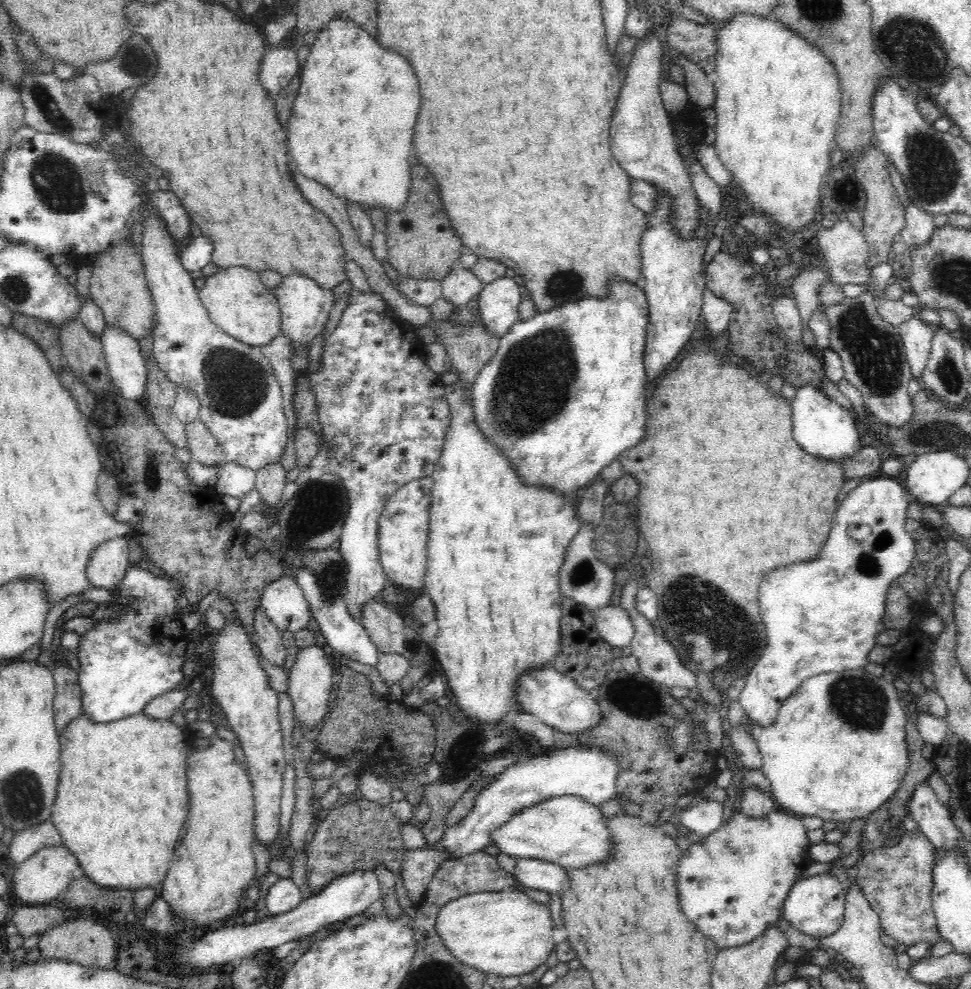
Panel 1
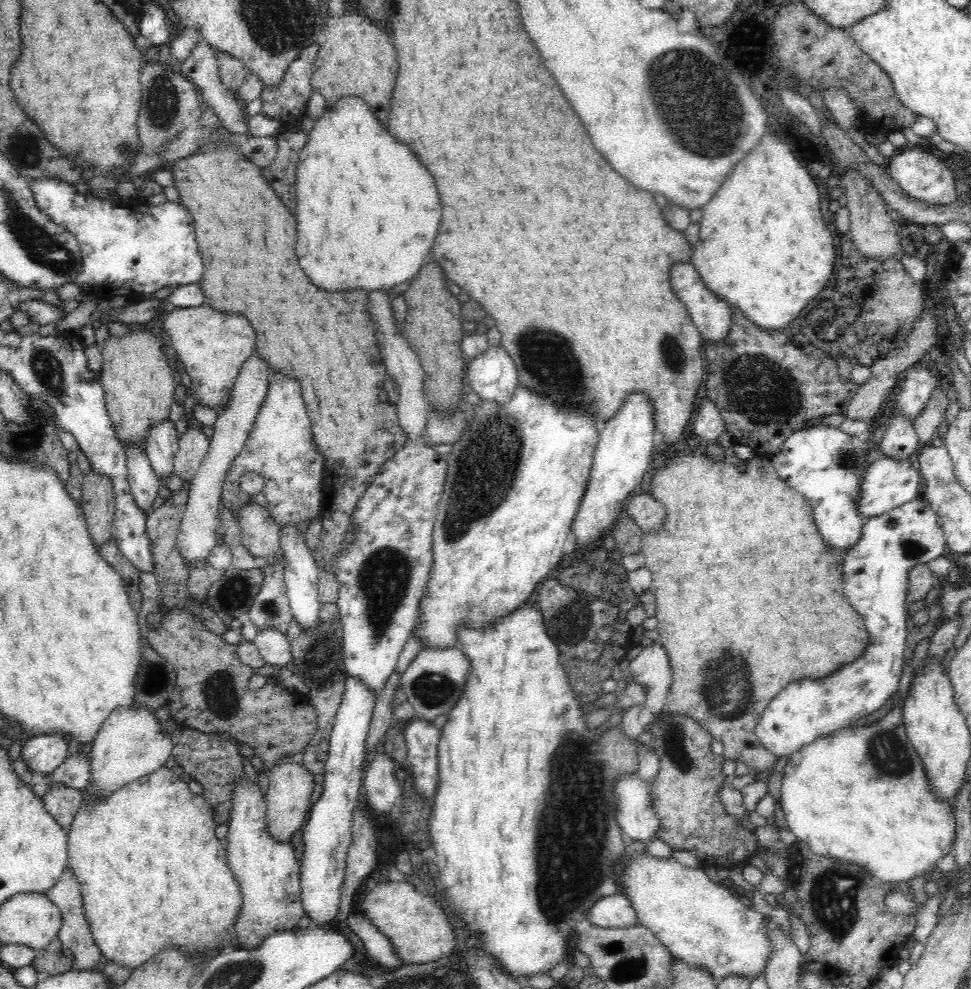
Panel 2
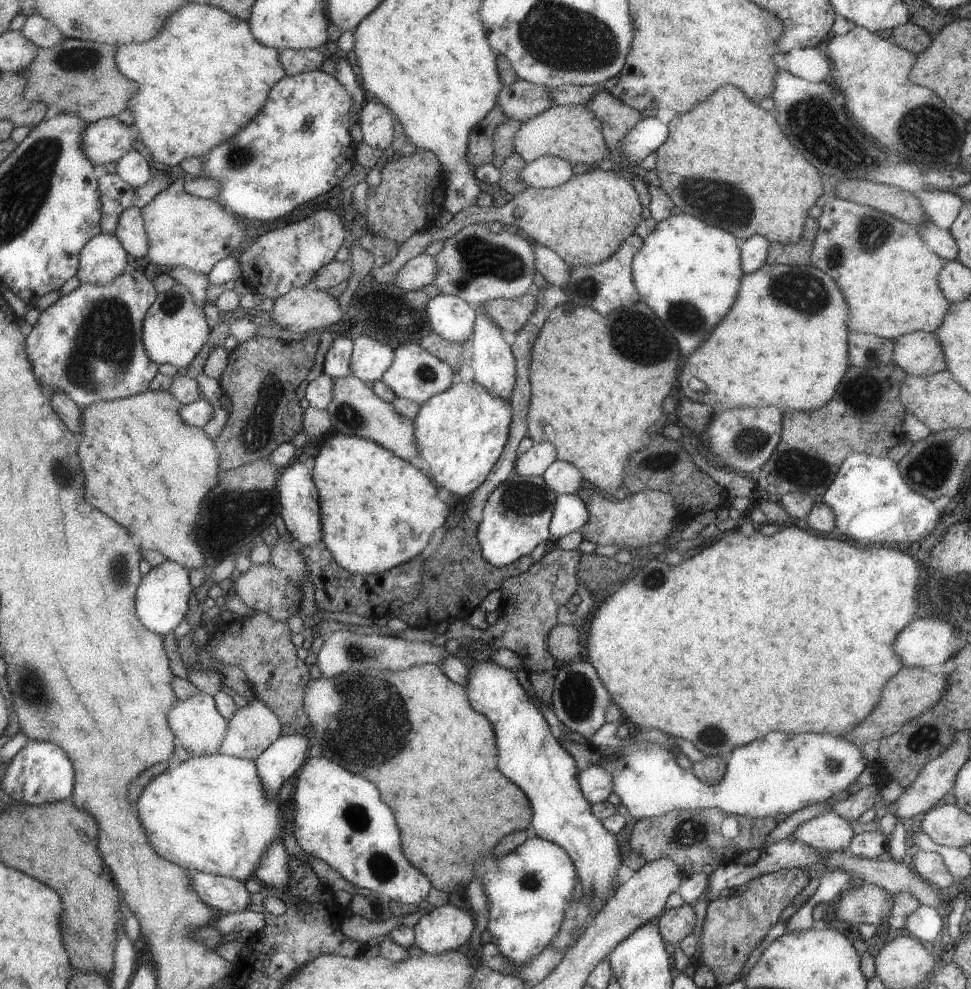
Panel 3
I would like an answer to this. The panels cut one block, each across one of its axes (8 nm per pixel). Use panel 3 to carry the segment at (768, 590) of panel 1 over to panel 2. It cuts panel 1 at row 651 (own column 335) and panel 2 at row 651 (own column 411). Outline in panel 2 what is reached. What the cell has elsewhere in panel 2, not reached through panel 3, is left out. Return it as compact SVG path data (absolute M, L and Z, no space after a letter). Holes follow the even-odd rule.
M923 497L864 519L861 535L847 550L843 554L844 564L841 564L841 590L865 622L869 643L856 660L837 666L828 678L804 678L788 684L764 708L754 734L761 747L778 757L778 762L809 746L817 738L828 736L838 728L850 727L856 718L878 710L897 692L908 634L908 572L916 564L949 554L936 513Z

